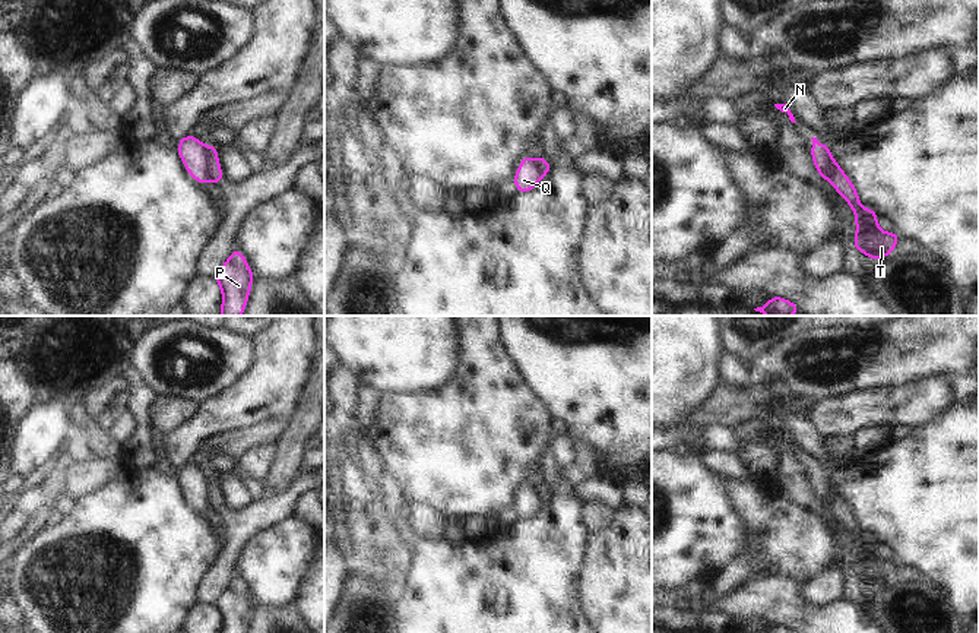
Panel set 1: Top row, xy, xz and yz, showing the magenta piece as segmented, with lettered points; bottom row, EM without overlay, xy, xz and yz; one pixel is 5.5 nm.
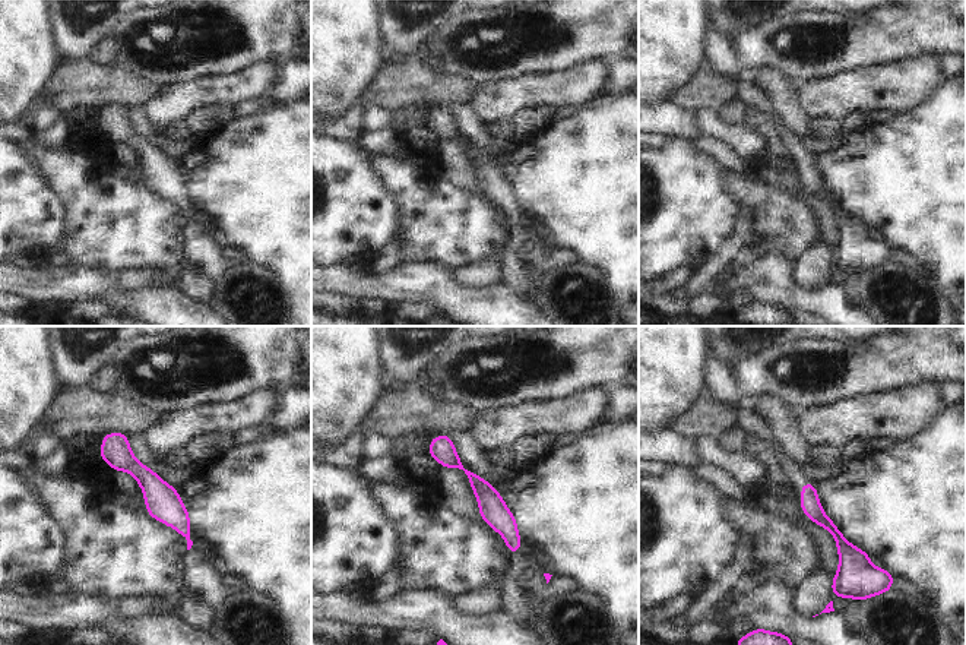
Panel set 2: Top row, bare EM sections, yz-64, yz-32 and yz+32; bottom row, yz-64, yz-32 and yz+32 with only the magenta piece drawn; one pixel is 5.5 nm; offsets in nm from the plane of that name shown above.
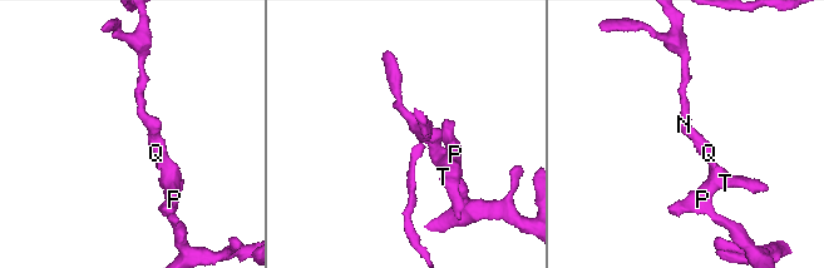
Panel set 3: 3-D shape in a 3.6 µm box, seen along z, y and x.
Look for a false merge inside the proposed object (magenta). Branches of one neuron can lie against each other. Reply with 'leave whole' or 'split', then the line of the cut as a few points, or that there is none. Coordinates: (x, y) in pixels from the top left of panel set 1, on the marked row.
split | xy (206, 146), (206, 173), (211, 180)

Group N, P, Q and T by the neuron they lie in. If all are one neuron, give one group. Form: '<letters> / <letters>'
N Q / P T

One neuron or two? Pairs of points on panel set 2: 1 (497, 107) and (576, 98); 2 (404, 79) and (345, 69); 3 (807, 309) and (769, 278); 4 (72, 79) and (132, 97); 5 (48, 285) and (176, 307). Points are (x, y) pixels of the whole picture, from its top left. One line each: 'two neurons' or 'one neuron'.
1: one neuron
2: two neurons
3: one neuron
4: one neuron
5: one neuron

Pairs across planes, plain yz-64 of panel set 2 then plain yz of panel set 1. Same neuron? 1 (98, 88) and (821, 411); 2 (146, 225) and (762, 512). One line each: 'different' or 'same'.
1: different
2: same

